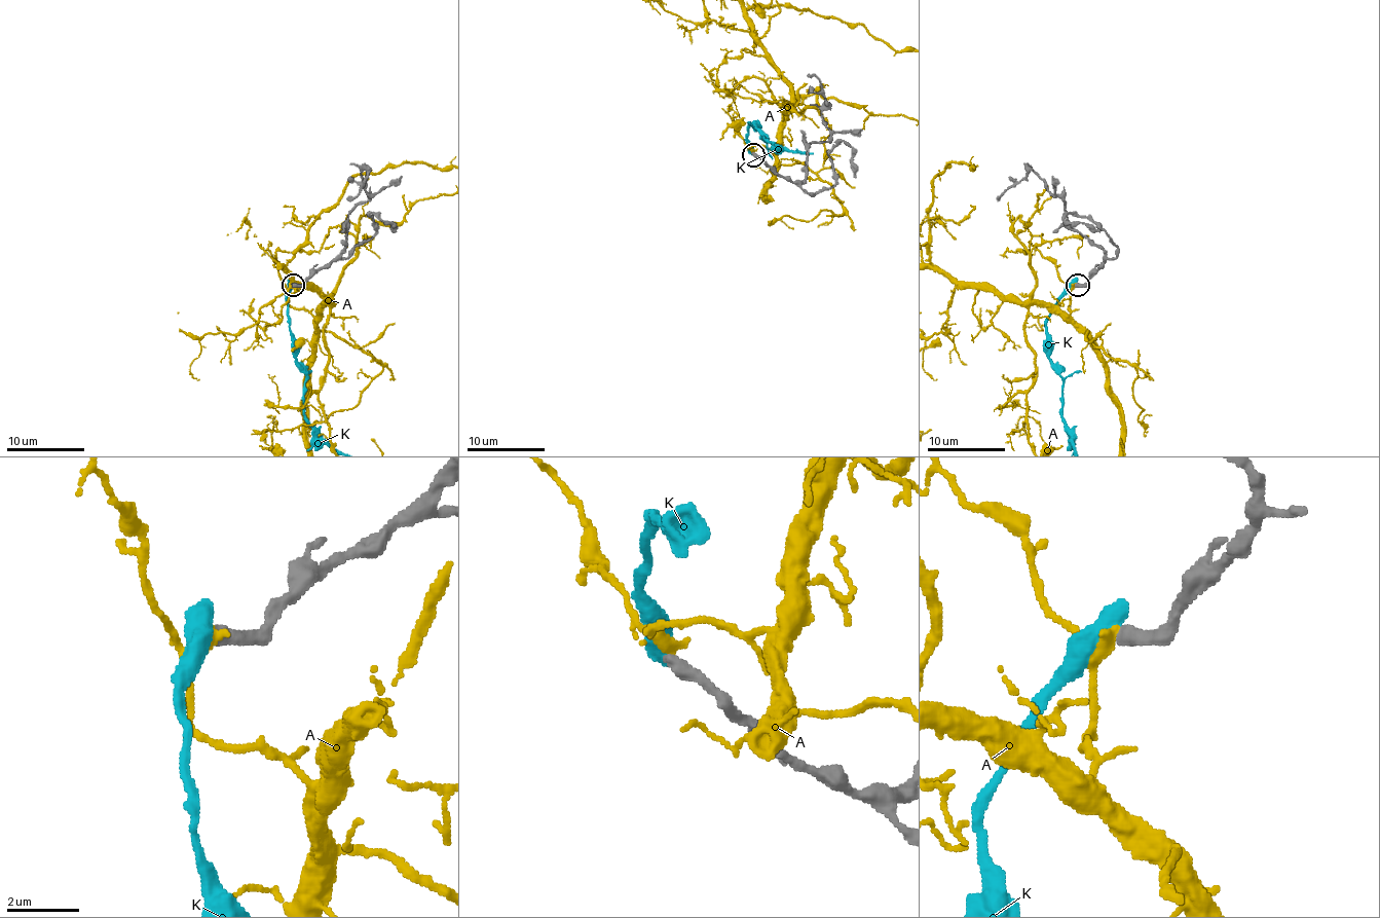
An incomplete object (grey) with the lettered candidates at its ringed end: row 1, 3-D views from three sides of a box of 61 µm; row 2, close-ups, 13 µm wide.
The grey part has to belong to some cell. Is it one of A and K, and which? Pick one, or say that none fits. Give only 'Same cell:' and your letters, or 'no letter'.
Same cell: no letter

